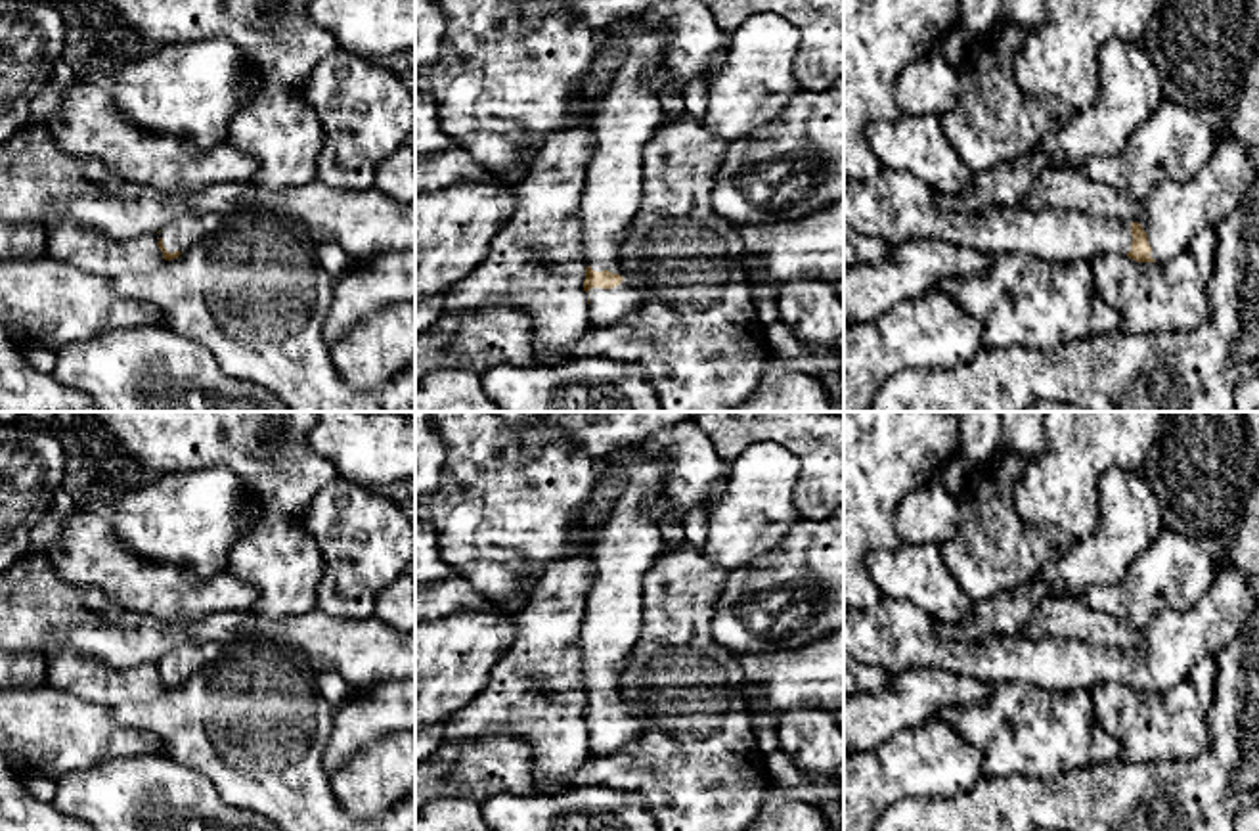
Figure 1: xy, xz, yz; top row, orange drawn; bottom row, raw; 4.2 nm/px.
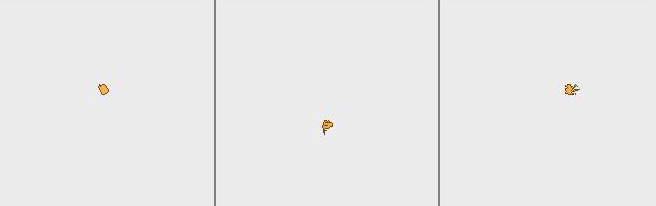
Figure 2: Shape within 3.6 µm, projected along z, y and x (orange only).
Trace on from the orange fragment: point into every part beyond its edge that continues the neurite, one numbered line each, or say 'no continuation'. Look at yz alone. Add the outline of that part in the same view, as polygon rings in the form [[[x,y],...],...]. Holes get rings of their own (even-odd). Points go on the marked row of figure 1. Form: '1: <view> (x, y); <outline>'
1: yz (896, 205); [[[882,168],[874,180],[844,182],[844,222],[861,236],[884,239],[890,247],[909,239],[936,239],[959,249],[987,255],[1027,255],[1047,262],[1093,260],[1102,253],[1127,255],[1131,251],[1131,224],[1125,218],[1089,216],[1041,205],[987,207],[976,213],[949,209],[936,201],[936,191],[905,170]]]
2: yz (1171, 215); [[[1217,134],[1207,165],[1192,180],[1165,180],[1138,203],[1150,257],[1167,264],[1198,230],[1223,222],[1257,178],[1246,146],[1234,134]]]

